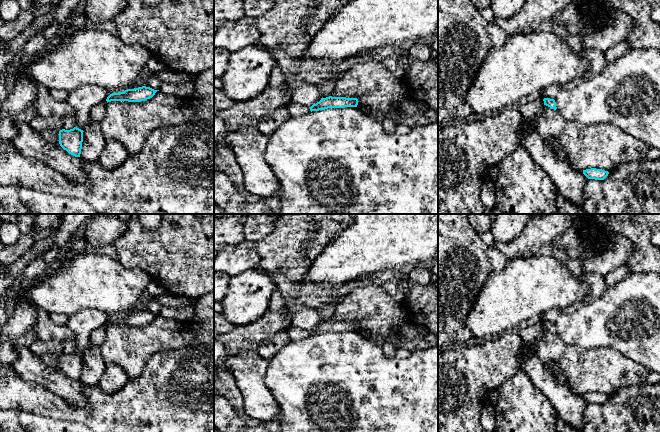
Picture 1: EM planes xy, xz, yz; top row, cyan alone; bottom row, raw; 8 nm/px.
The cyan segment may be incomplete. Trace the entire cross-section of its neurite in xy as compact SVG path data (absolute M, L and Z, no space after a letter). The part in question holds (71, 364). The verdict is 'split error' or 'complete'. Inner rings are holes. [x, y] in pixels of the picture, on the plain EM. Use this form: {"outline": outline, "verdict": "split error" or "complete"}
{"outline": "M74 351L70 354L62 353L59 355L59 368L69 378L80 381L82 366L83 366L83 354Z", "verdict": "complete"}

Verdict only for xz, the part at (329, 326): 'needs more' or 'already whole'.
already whole

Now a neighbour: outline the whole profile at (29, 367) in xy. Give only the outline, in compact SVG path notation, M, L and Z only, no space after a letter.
M17 346L18 360L9 368L11 374L38 383L63 397L72 406L83 408L87 399L80 381L69 378L58 368L48 368L41 357L27 346Z

